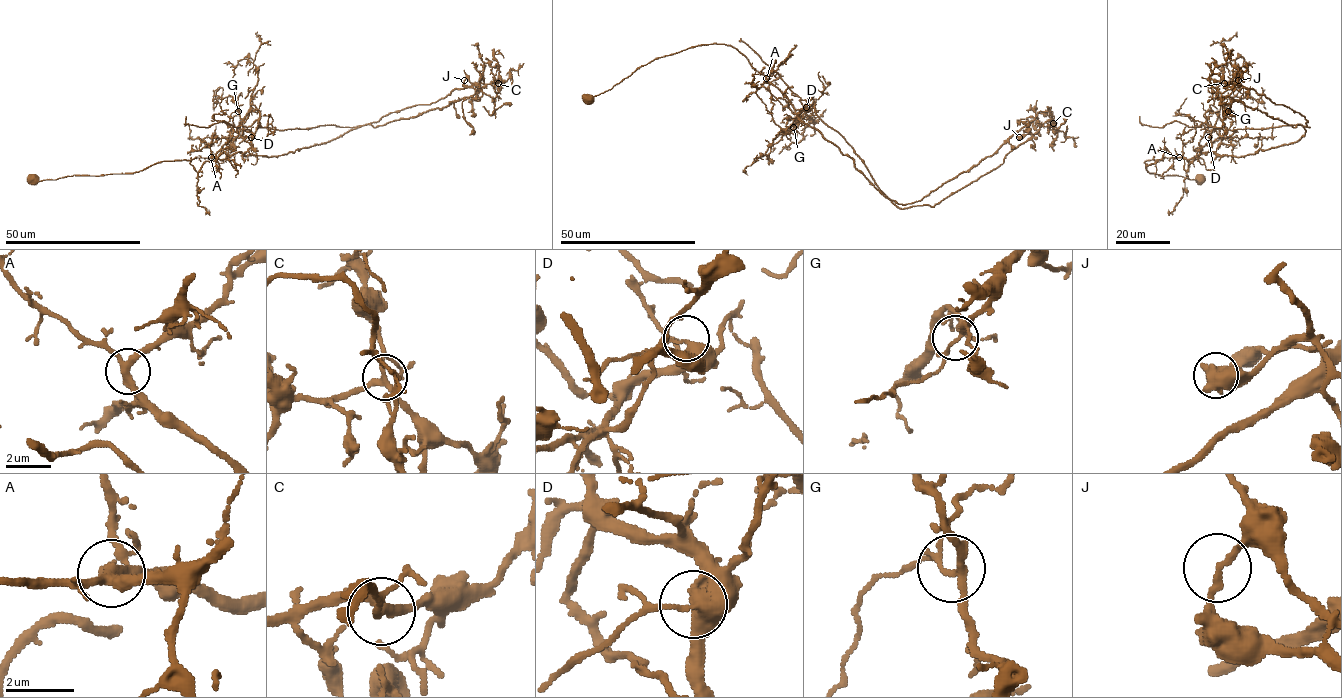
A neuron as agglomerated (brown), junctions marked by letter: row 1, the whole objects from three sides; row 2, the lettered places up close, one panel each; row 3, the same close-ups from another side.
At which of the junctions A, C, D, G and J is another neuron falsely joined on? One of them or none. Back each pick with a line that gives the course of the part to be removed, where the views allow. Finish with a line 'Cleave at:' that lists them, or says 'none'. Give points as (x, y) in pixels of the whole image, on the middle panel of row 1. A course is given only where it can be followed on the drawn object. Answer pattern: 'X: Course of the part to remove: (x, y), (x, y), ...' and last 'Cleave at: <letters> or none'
J: Course of the part to remove: (1019, 137), (1031, 135), (1002, 163), (931, 206), (899, 208), (814, 104), (788, 120), (743, 172)
Cleave at: J

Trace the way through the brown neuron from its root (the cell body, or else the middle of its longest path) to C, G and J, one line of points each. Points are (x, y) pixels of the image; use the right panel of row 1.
C: (1200, 177), (1150, 173), (1144, 162), (1244, 156), (1305, 133), (1229, 97), (1235, 84), (1224, 83)
G: (1200, 177), (1197, 181), (1150, 173), (1144, 162), (1215, 153), (1210, 150), (1211, 133), (1221, 126), (1228, 111)
J: (1200, 177), (1150, 173), (1144, 162), (1207, 152), (1244, 156), (1293, 143), (1305, 133), (1229, 97), (1238, 80)

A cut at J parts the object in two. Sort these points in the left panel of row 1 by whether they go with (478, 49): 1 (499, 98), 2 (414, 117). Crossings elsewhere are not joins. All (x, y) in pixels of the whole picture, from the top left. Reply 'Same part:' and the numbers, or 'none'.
Same part: none

